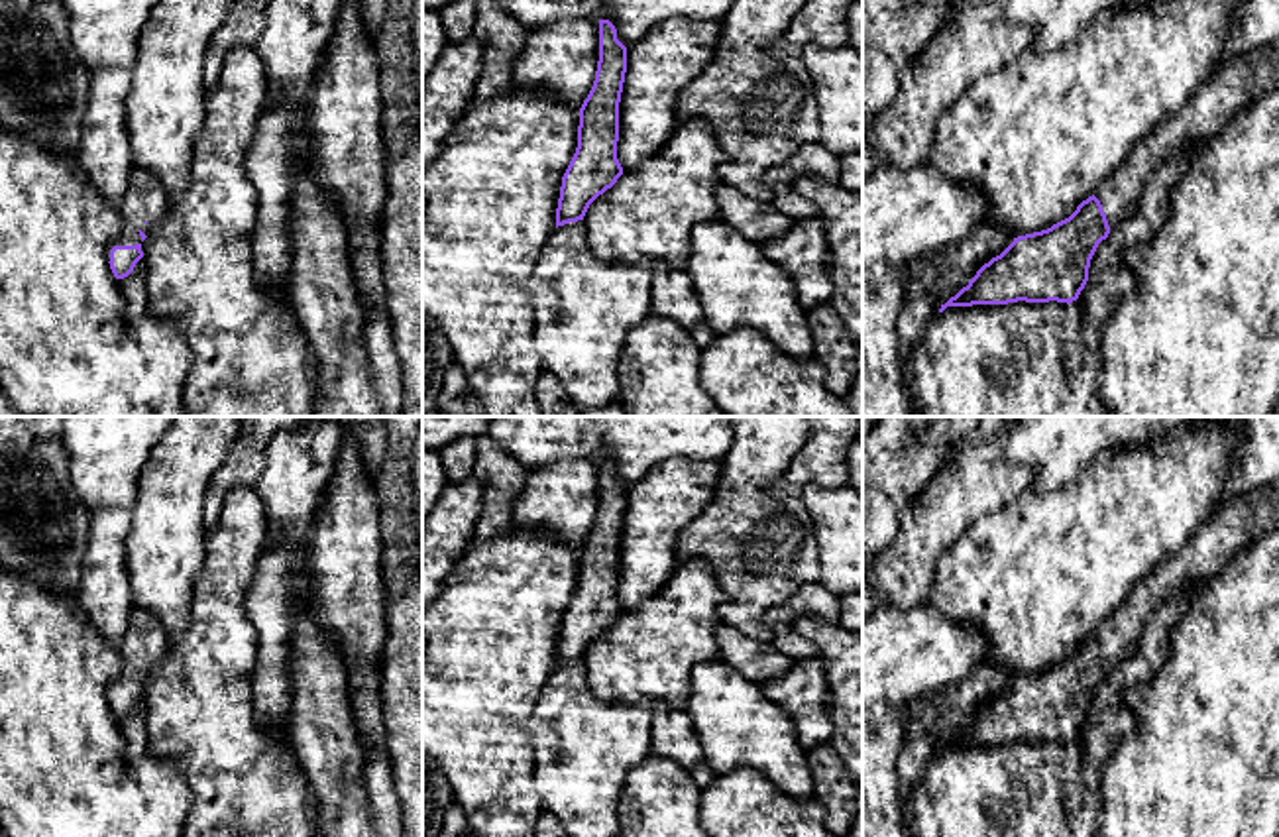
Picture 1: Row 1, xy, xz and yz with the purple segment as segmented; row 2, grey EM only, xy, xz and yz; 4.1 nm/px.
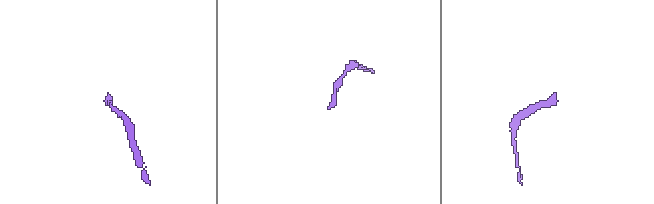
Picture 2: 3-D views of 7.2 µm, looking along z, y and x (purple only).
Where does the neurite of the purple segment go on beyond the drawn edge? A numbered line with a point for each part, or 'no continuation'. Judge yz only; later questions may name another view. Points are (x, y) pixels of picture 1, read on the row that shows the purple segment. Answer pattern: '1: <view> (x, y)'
1: yz (1234, 85)

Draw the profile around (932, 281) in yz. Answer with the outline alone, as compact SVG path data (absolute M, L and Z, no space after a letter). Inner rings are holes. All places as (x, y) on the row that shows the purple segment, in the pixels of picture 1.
M978 224L963 242L910 263L904 271L904 305L898 314L898 350L906 373L908 360L939 308L955 297L976 271L1000 255L1014 234L1000 224Z

